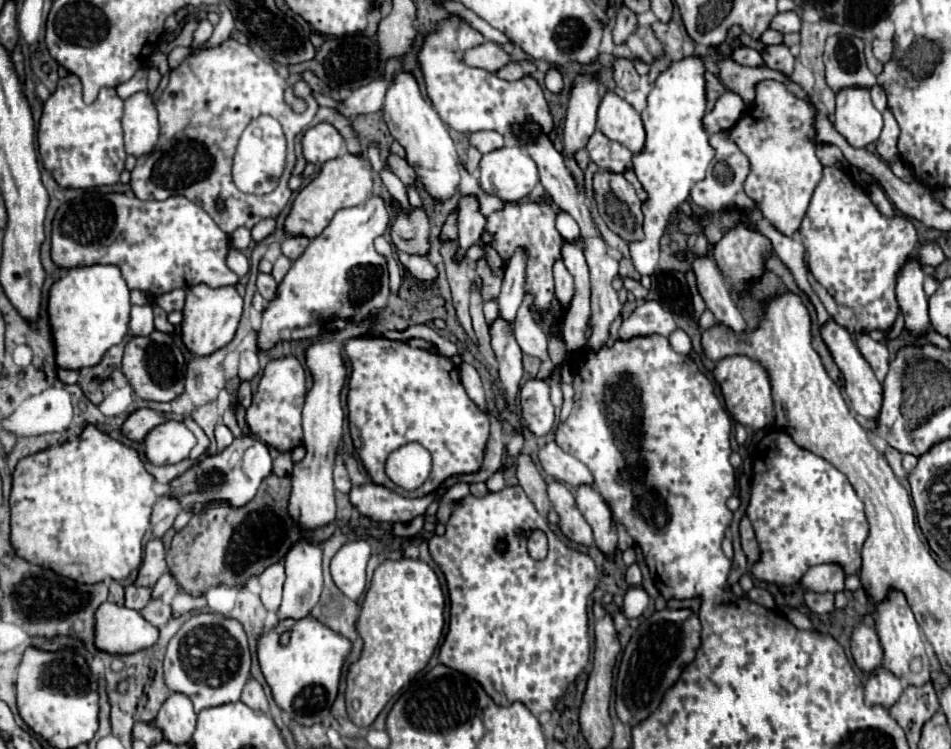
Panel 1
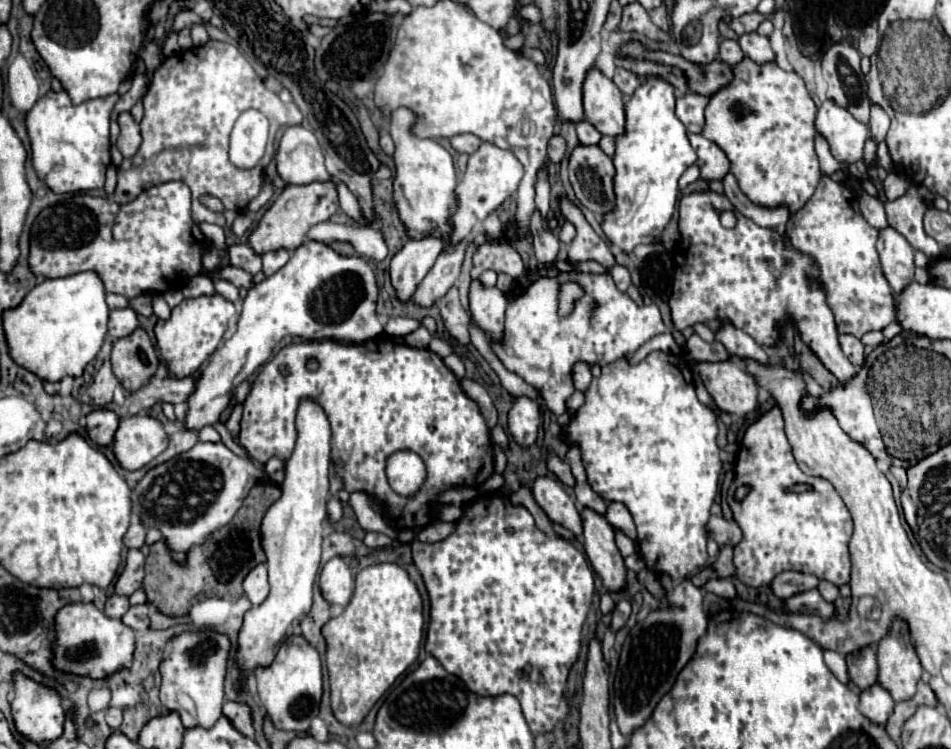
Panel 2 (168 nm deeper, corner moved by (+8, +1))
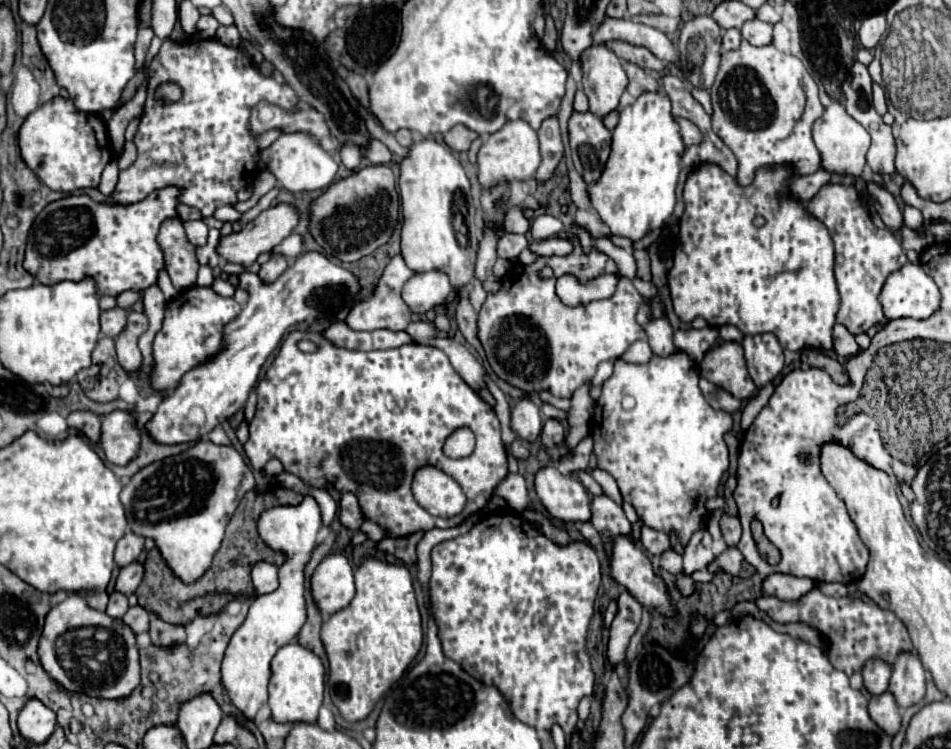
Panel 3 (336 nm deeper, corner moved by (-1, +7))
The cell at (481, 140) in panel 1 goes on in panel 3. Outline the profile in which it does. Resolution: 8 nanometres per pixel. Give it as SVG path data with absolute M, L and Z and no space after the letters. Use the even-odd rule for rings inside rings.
M456 125L444 135L444 141L452 151L468 151L474 139L478 139L478 133L464 125Z

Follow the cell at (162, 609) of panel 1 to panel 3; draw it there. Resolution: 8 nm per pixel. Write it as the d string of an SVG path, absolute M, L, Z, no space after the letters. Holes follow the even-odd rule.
M136 605L136 607L130 607L130 609L126 611L126 615L122 617L122 621L124 621L126 625L130 625L134 633L144 633L144 631L148 631L150 613L148 613L142 605Z

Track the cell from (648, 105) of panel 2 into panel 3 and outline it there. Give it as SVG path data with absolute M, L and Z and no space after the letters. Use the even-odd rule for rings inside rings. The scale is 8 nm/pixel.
M646 91L632 105L620 111L620 121L612 131L612 157L608 159L608 169L604 169L604 177L600 177L596 185L588 187L590 201L598 211L600 219L610 227L612 235L638 241L648 231L664 225L670 219L676 205L676 185L678 185L680 161L684 151L686 145L680 135L680 125L672 113L670 97L664 91L656 91L656 93Z

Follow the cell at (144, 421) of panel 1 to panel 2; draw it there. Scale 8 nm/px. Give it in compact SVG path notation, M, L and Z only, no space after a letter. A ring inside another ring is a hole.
M97 409L97 411L91 411L85 419L87 419L87 423L85 423L87 435L91 437L91 441L95 445L111 445L113 443L113 435L119 425L119 417L115 413Z

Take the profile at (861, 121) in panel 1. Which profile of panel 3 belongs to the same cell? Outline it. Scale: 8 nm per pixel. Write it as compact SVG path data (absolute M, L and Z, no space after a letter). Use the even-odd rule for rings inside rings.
M832 101L830 107L826 107L824 115L812 125L812 135L816 141L816 147L820 149L822 157L824 157L824 169L832 171L832 173L852 173L852 175L862 175L864 167L866 167L866 151L870 147L870 137L868 131L854 121L844 105L840 101Z

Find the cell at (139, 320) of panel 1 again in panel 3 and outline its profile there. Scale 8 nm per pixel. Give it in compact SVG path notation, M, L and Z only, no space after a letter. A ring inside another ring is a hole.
M122 307L108 309L100 315L102 333L112 339L116 339L126 329L126 323L128 323L128 309L122 309Z

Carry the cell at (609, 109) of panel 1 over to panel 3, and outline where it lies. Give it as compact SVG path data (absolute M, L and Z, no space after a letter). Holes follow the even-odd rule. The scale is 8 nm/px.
M592 45L580 57L582 85L590 99L590 111L598 117L606 117L616 111L620 97L628 87L628 77L618 57L604 45Z

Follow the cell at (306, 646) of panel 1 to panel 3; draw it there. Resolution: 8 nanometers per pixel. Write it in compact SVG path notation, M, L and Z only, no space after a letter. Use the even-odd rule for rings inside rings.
M300 643L284 645L272 659L272 677L268 683L268 705L276 723L316 723L318 709L324 699L326 667L322 659Z

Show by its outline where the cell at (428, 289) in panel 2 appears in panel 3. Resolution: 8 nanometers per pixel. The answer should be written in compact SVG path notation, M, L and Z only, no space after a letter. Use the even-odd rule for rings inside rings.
M444 271L416 273L408 285L404 285L404 301L408 301L408 307L414 313L426 313L442 305L450 291L450 277Z

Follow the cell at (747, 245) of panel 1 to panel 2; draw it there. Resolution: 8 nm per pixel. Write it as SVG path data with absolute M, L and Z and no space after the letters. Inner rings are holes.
M697 191L683 195L679 201L679 241L675 245L675 275L669 297L671 321L675 329L685 329L695 323L705 323L713 331L719 331L723 323L731 323L733 327L749 333L759 345L773 347L779 341L781 327L777 321L791 321L799 331L803 343L819 355L819 361L841 381L847 383L857 371L851 361L843 355L837 341L837 327L833 321L833 313L827 305L825 287L819 279L819 267L811 255L799 253L793 247L785 245L783 235L777 229L765 229L755 225L751 219L733 209L725 195L715 191ZM717 211L733 211L737 217L737 225L733 229L725 229L719 221Z

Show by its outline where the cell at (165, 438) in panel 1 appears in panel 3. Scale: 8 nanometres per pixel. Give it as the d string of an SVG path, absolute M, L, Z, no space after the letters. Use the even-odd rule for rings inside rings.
M112 411L102 421L100 445L106 459L114 465L128 465L140 451L140 429L128 411Z

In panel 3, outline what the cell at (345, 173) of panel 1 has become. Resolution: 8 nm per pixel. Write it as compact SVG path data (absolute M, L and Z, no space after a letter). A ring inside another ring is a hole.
M278 203L266 211L262 211L254 221L244 225L240 233L232 233L228 237L220 237L218 241L218 255L222 255L230 263L240 263L240 265L252 265L260 253L270 253L276 245L280 245L300 223L300 213L294 205L290 203Z

